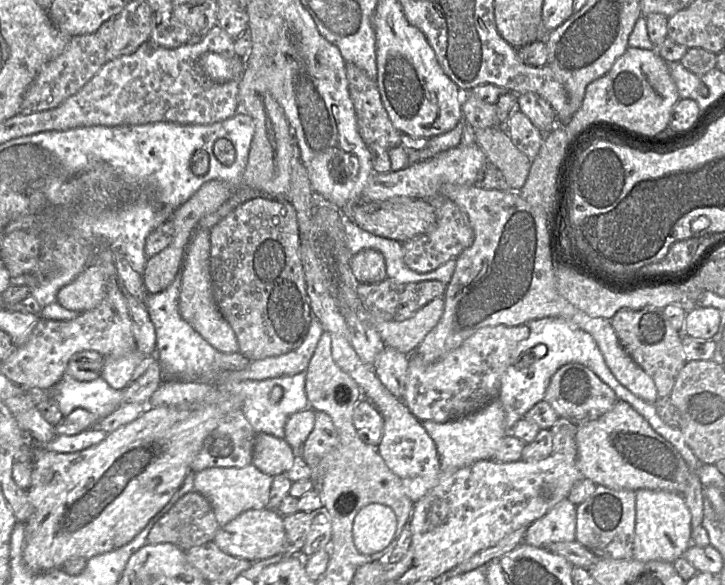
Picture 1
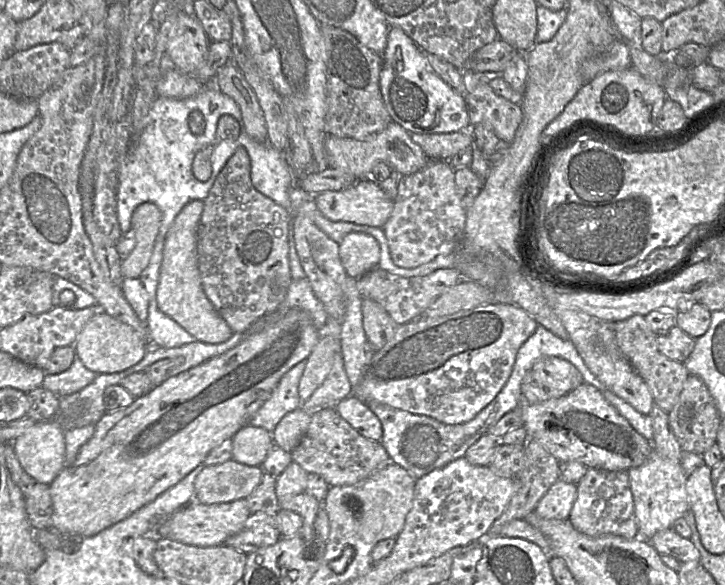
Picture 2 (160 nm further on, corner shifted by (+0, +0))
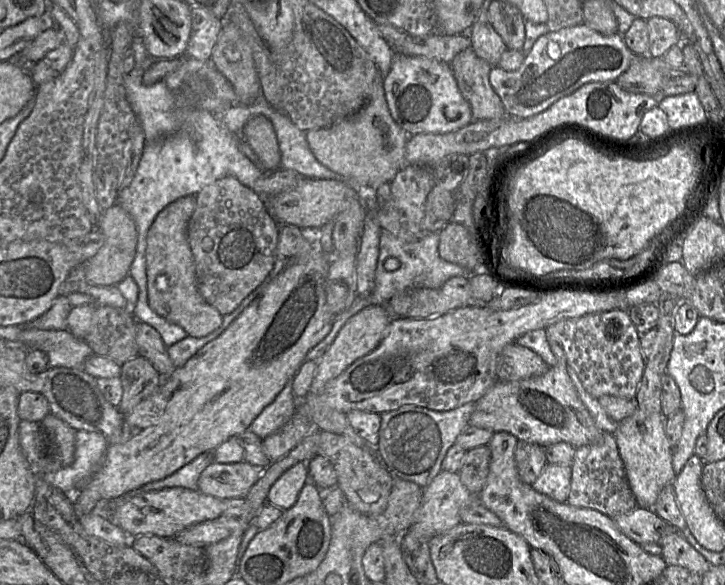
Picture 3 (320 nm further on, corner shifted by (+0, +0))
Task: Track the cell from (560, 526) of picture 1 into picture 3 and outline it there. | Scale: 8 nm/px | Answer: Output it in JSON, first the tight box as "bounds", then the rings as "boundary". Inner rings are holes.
{"bounds":[532,464,571,503],"boundary":[[[547,464],[532,487],[535,491],[564,503],[570,492],[571,471],[571,465]]]}

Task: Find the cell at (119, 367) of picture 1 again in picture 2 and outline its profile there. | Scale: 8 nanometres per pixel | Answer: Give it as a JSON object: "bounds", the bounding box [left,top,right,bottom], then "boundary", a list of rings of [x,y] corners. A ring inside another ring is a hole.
{"bounds":[74,312,148,374],"boundary":[[[102,312],[94,315],[85,324],[74,348],[87,369],[96,374],[113,374],[123,372],[140,362],[148,351],[148,344],[132,327]]]}

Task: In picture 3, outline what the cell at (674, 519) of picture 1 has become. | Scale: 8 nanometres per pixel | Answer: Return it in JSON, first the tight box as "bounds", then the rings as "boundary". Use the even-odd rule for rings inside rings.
{"bounds":[614,410,676,509],"boundary":[[[637,410],[618,423],[614,436],[638,507],[652,509],[661,490],[673,485],[676,477],[672,466],[673,448],[665,434],[665,418],[662,413]]]}

